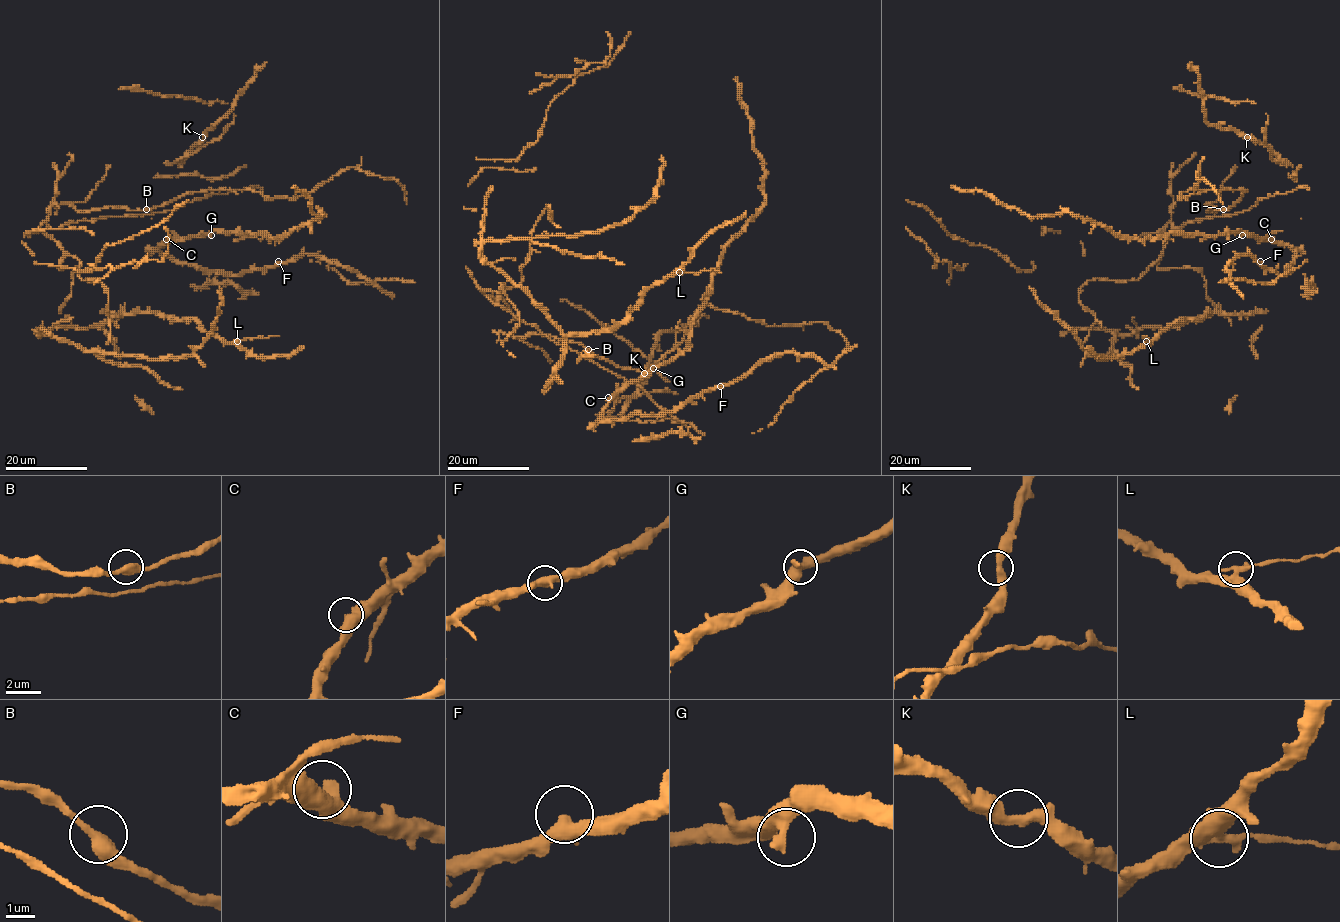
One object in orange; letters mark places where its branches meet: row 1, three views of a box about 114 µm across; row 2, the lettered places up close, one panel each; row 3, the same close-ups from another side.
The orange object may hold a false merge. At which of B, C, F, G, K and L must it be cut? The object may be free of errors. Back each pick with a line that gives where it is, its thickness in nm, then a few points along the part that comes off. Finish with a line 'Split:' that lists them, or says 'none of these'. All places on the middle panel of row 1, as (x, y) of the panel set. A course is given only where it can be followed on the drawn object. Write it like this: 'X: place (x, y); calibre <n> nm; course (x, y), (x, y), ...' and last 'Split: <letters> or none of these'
L: place (679, 272); calibre 400 nm; course (678, 272), (699, 273), (715, 269), (720, 272)
Split: L

